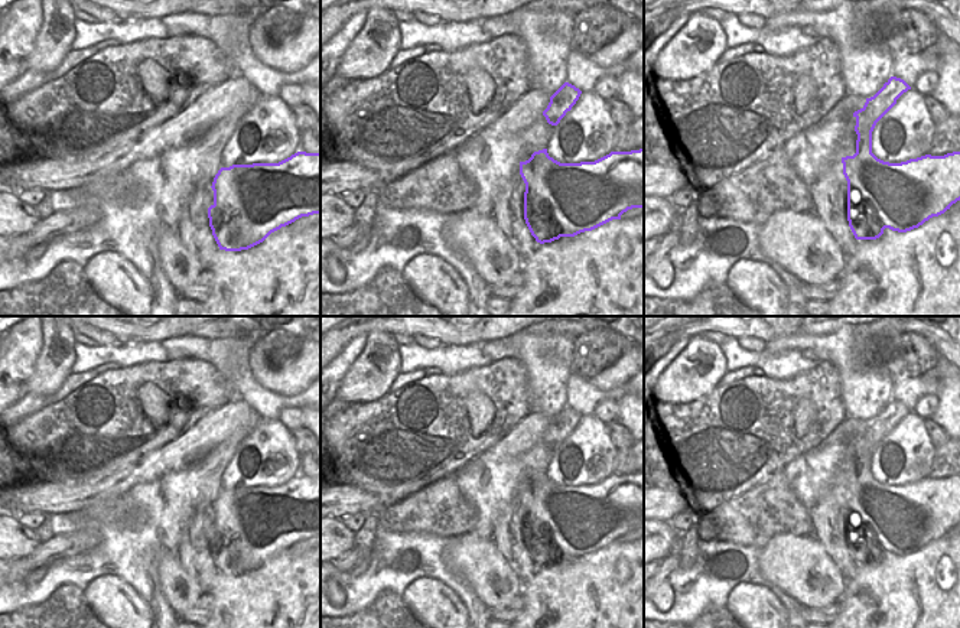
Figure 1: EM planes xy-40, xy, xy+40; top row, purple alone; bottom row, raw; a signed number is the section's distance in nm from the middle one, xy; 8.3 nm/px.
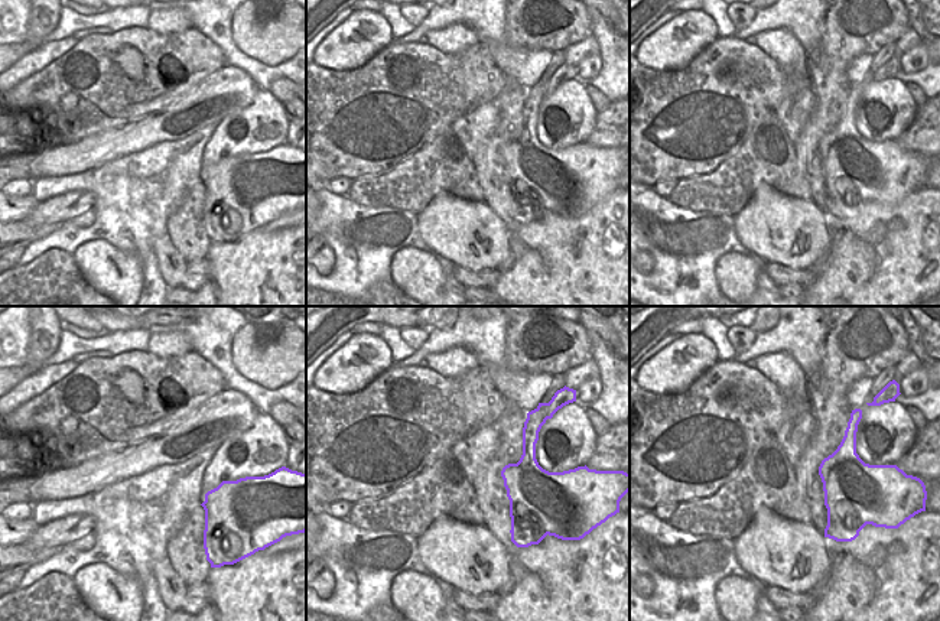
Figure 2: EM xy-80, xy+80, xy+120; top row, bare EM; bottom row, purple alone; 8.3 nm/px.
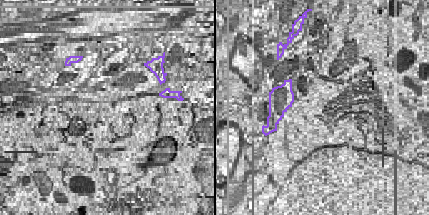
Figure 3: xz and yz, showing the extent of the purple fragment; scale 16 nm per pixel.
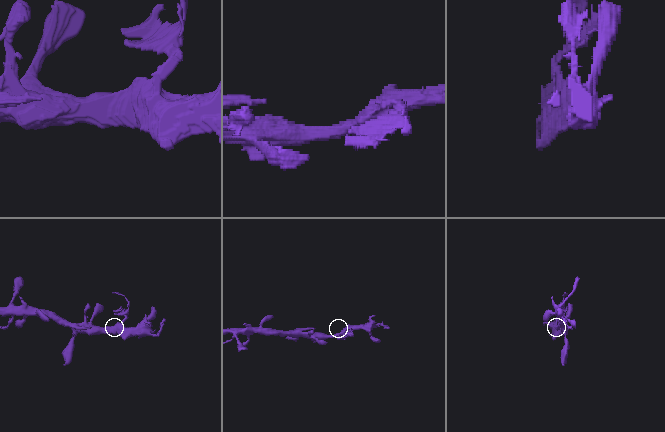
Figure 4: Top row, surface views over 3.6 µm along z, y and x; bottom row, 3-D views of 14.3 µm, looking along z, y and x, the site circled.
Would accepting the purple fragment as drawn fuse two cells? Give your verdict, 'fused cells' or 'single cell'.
fused cells

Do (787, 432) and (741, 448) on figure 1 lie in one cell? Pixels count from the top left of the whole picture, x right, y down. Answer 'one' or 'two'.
two

